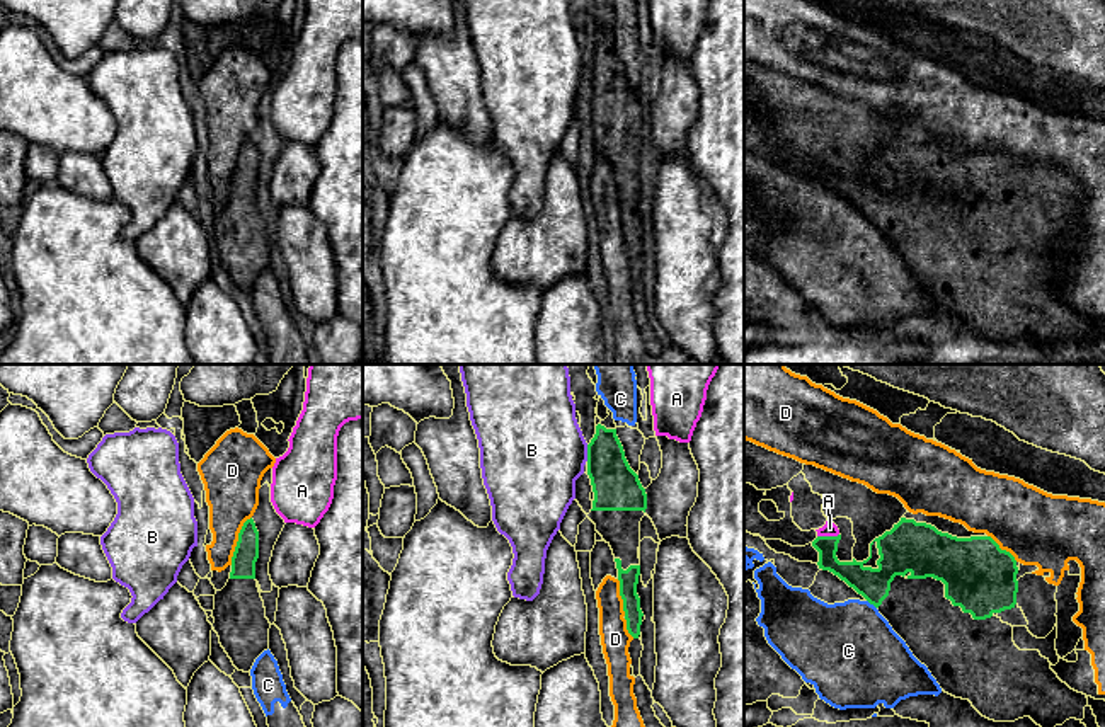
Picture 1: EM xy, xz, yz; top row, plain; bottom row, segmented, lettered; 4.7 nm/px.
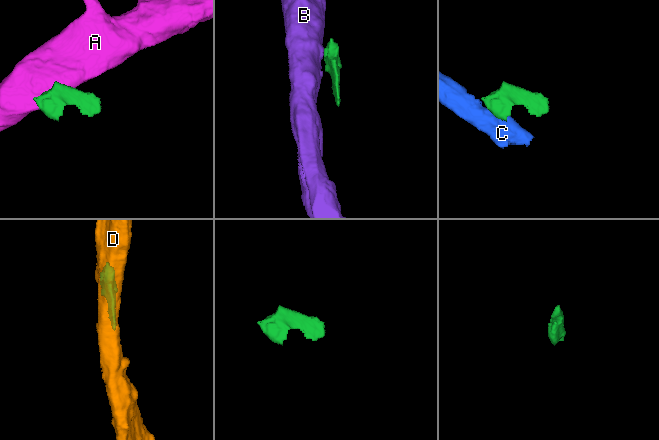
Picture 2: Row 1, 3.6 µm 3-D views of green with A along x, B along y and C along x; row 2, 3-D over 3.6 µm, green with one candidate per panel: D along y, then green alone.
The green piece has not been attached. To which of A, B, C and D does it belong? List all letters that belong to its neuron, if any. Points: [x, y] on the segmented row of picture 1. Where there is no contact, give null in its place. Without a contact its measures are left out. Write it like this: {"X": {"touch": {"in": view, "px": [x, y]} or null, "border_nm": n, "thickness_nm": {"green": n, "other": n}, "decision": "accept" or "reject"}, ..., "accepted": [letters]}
{"A": {"touch": {"in": "yz", "px": [828, 537]}, "border_nm": 110, "thickness_nm": {"green": 120, "other": 70}, "decision": "reject"}, "B": {"touch": {"in": "xz", "px": [588, 453]}, "border_nm": 80, "thickness_nm": {"green": 220, "other": 480}, "decision": "reject"}, "C": {"touch": {"in": "yz", "px": [872, 603]}, "border_nm": 60, "thickness_nm": {"green": 170, "other": 460}, "decision": "reject"}, "D": {"touch": {"in": "xy", "px": [239, 540]}, "border_nm": 260, "thickness_nm": {"green": 120, "other": 260}, "decision": "reject"}, "accepted": []}

